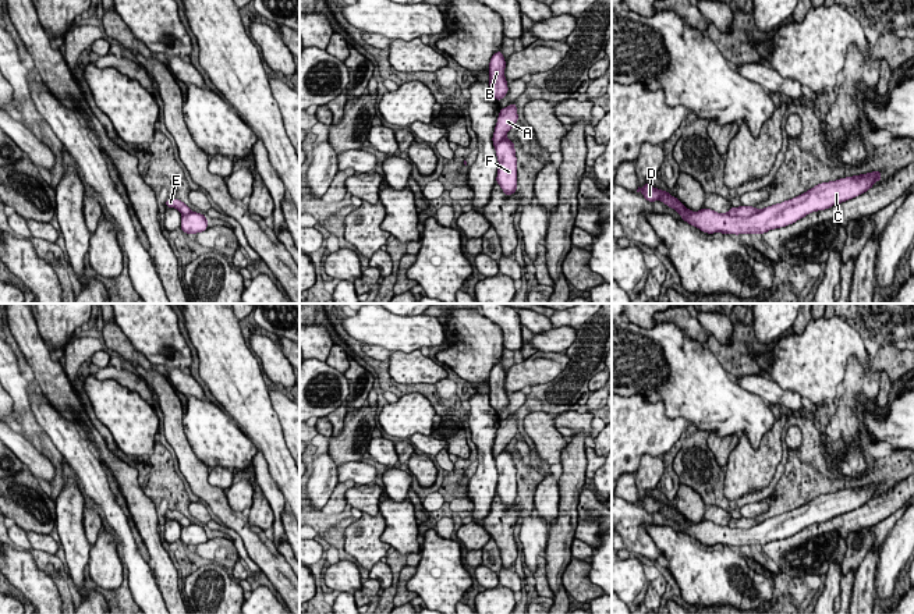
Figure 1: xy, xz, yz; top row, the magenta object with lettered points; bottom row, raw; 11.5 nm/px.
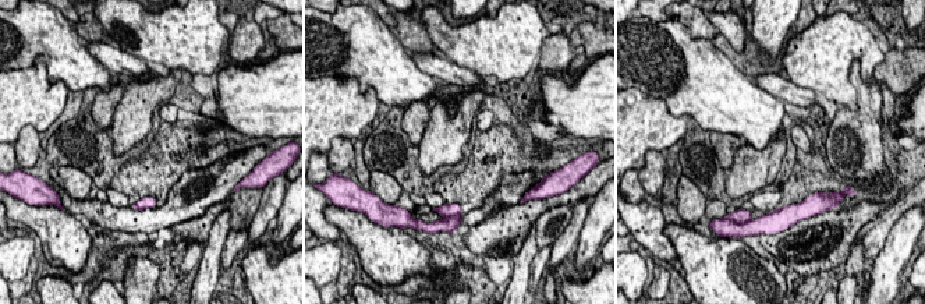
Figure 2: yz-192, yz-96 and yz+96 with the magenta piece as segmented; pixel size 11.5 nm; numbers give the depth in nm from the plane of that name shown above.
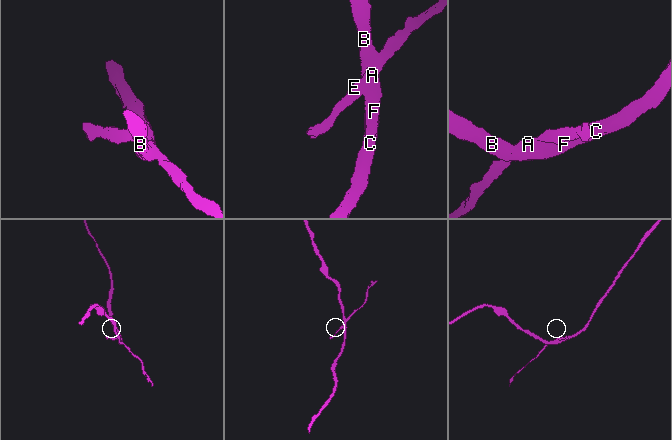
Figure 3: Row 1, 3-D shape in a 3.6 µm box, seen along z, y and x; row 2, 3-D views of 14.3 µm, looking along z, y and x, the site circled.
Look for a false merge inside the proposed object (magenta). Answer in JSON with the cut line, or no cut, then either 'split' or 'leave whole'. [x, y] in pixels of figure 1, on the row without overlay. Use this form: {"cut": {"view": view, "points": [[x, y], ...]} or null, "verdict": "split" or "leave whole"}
{"cut": {"view": "yz", "points": [[760, 522], [748, 528], [730, 528], [727, 525]]}, "verdict": "split"}

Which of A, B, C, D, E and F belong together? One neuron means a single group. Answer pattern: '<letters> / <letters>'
A E / B C D F

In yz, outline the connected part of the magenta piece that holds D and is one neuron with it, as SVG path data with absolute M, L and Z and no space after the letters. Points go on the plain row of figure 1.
M876 482L836 493L821 494L793 511L766 518L750 529L730 528L729 525L718 525L705 519L692 524L679 510L672 508L669 503L653 500L648 494L642 500L638 498L637 504L641 503L642 508L651 515L662 512L666 518L674 521L686 535L699 540L702 544L762 547L769 542L790 537L812 524L826 522L833 517L862 507L881 491L882 486Z

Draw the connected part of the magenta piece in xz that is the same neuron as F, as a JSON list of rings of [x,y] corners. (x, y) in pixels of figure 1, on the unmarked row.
[[[504,448],[495,457],[495,462],[499,473],[496,494],[506,508],[510,508],[517,503],[517,468],[514,452]]]

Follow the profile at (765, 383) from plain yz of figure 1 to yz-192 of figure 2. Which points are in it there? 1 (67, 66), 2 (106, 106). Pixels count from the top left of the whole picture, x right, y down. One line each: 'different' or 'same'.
1: same
2: different

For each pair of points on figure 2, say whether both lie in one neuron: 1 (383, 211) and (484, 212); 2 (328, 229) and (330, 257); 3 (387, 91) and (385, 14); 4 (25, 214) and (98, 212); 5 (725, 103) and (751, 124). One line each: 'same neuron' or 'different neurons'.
1: same neuron
2: different neurons
3: different neurons
4: different neurons
5: same neuron

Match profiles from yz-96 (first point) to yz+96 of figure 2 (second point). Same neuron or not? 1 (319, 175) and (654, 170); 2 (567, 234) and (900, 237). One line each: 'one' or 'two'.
1: one
2: one

